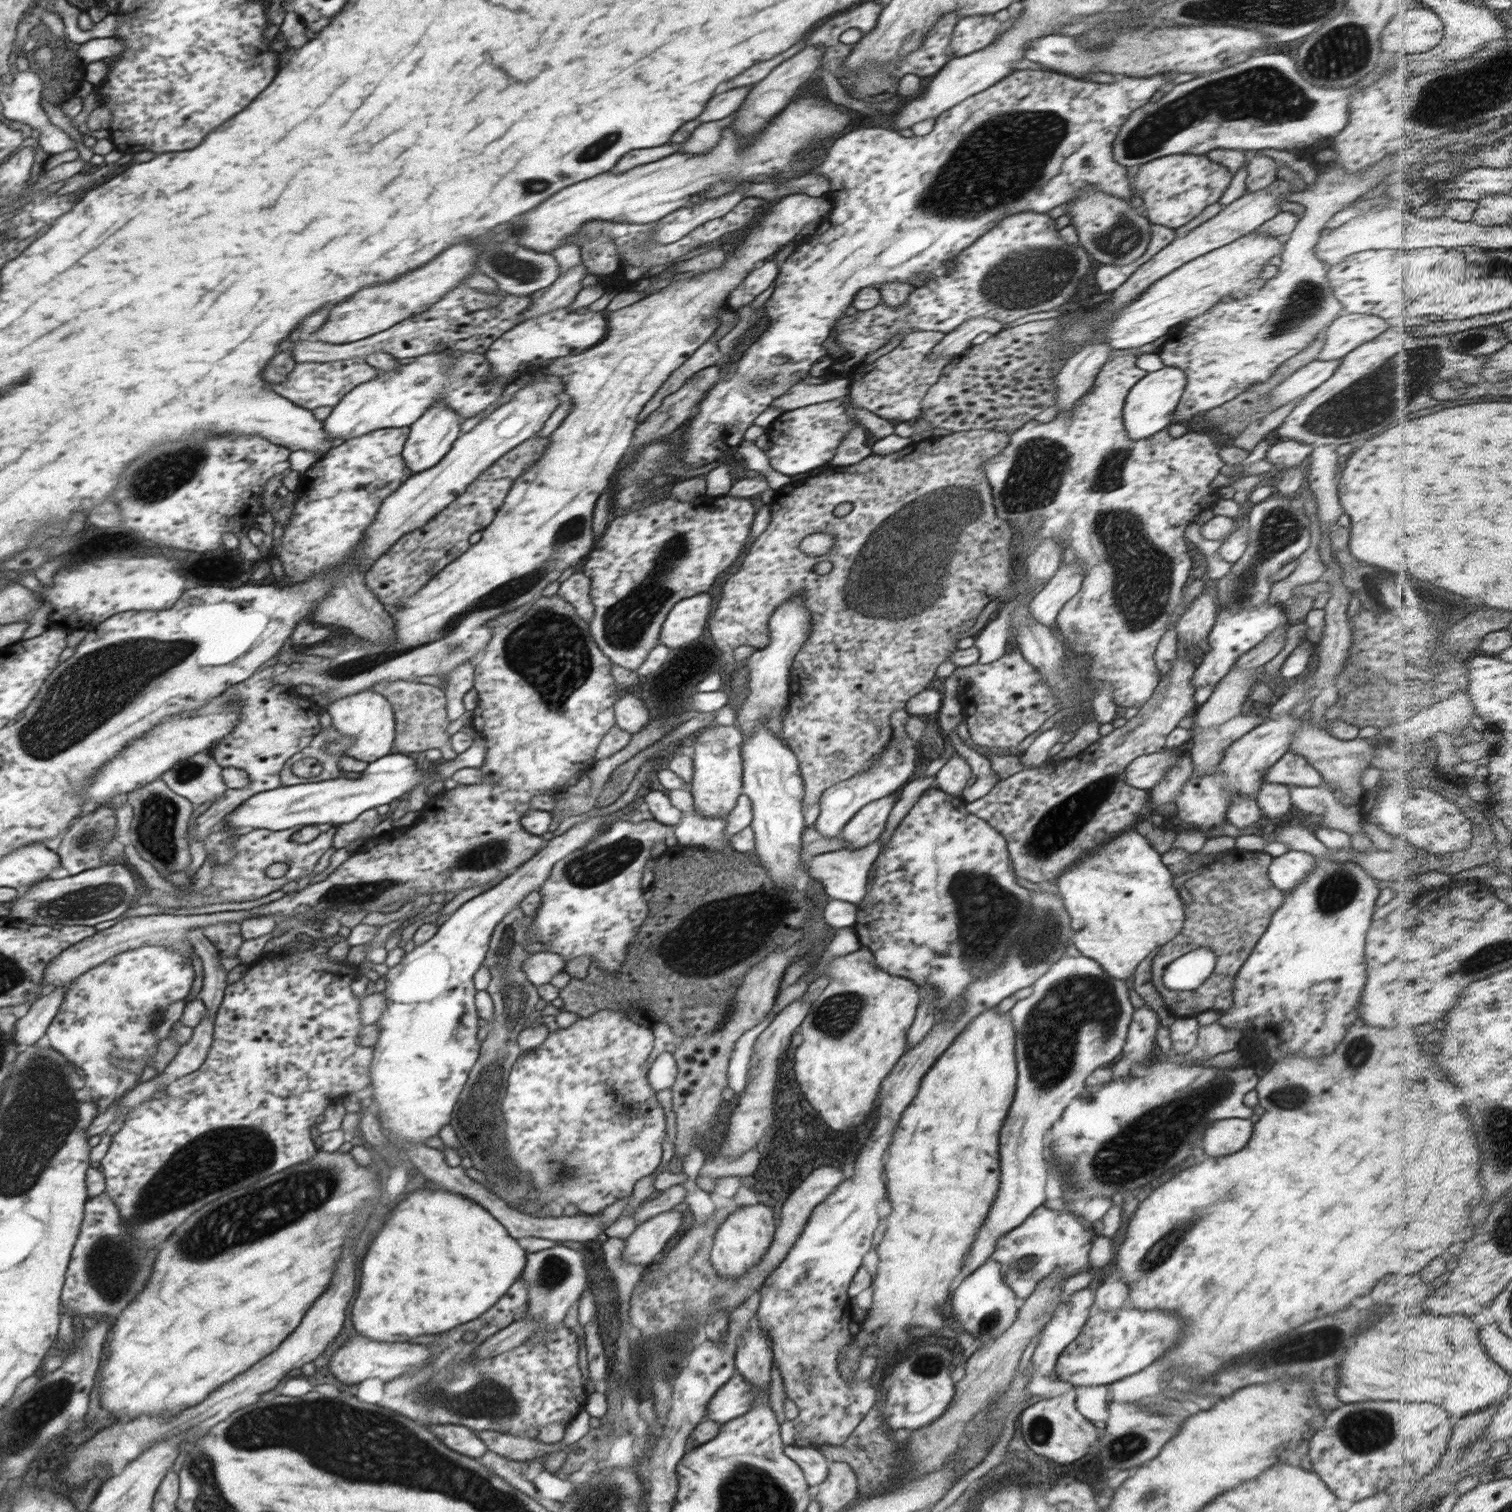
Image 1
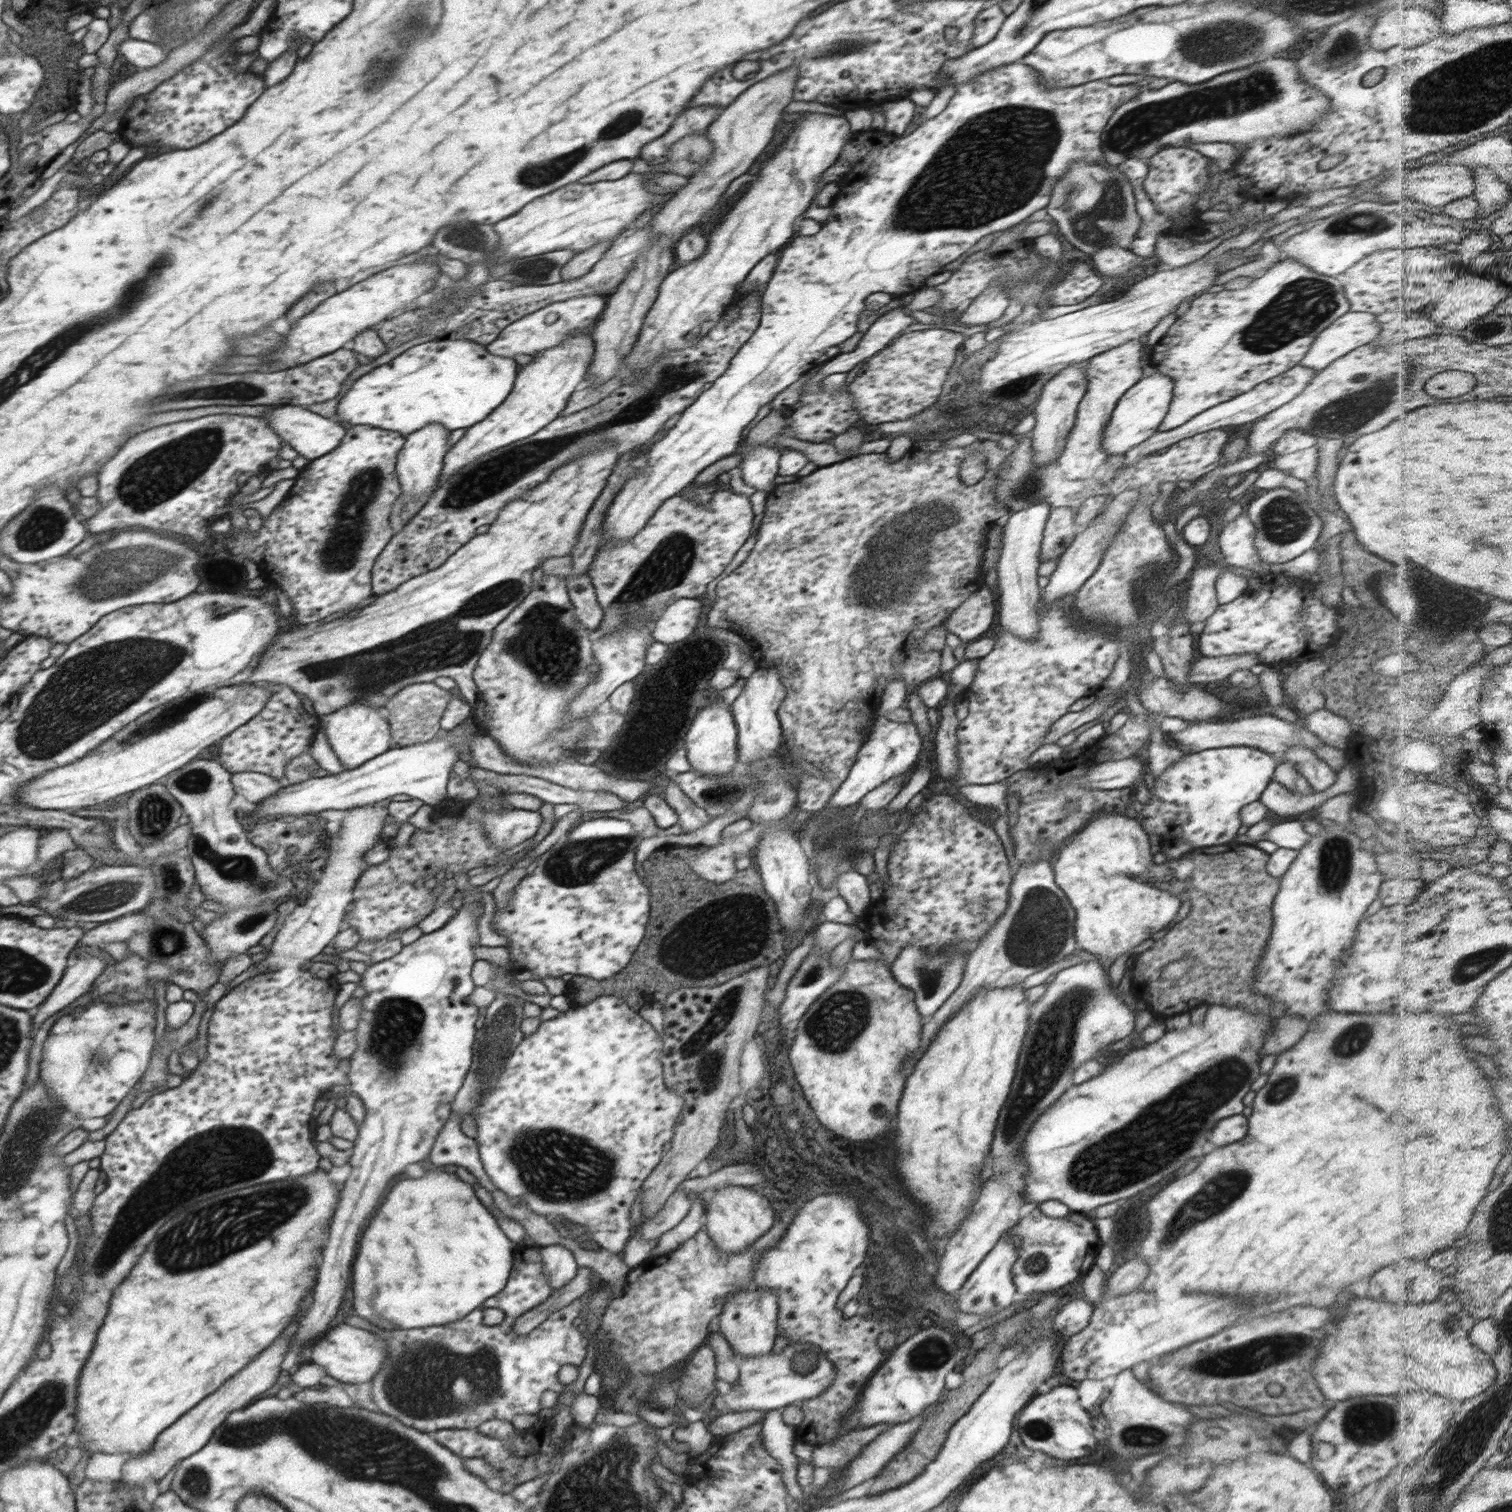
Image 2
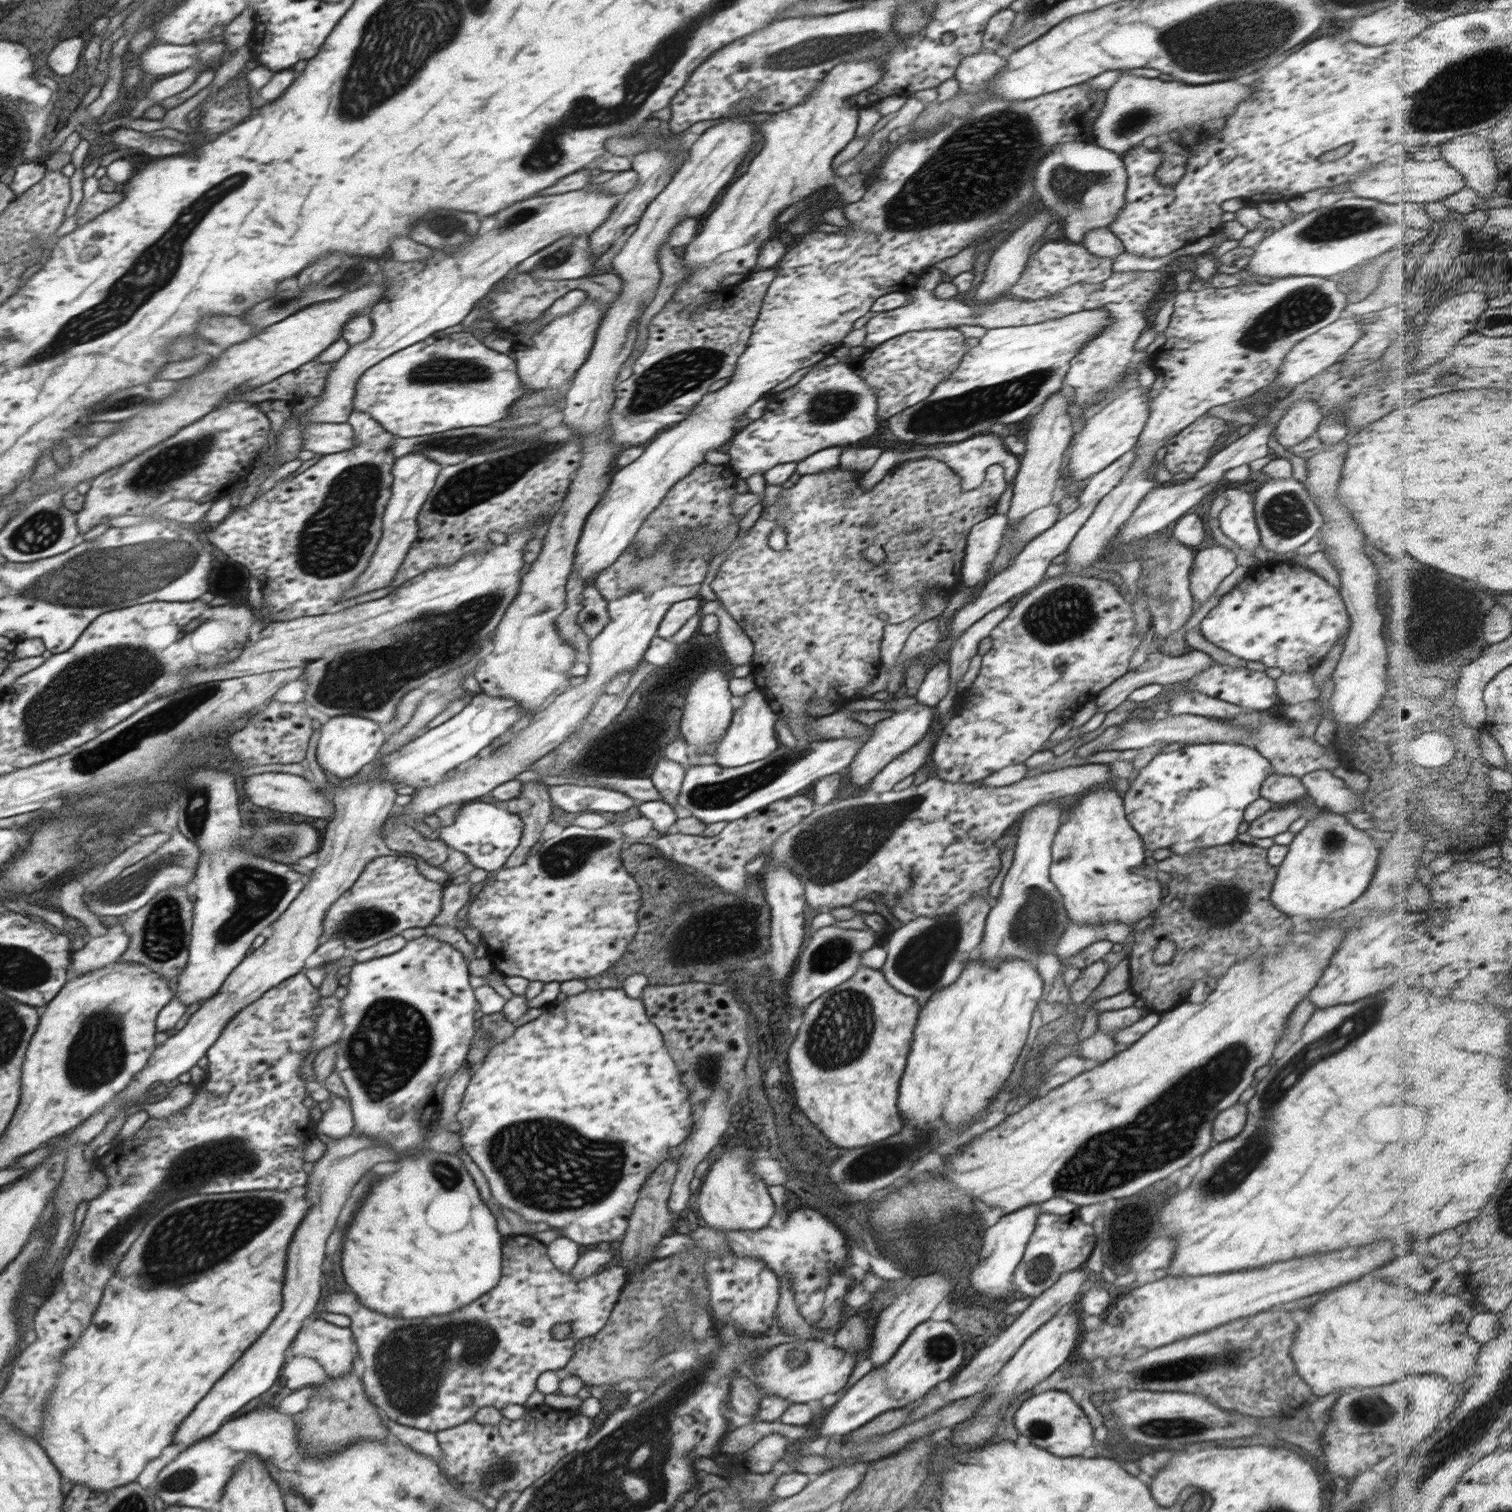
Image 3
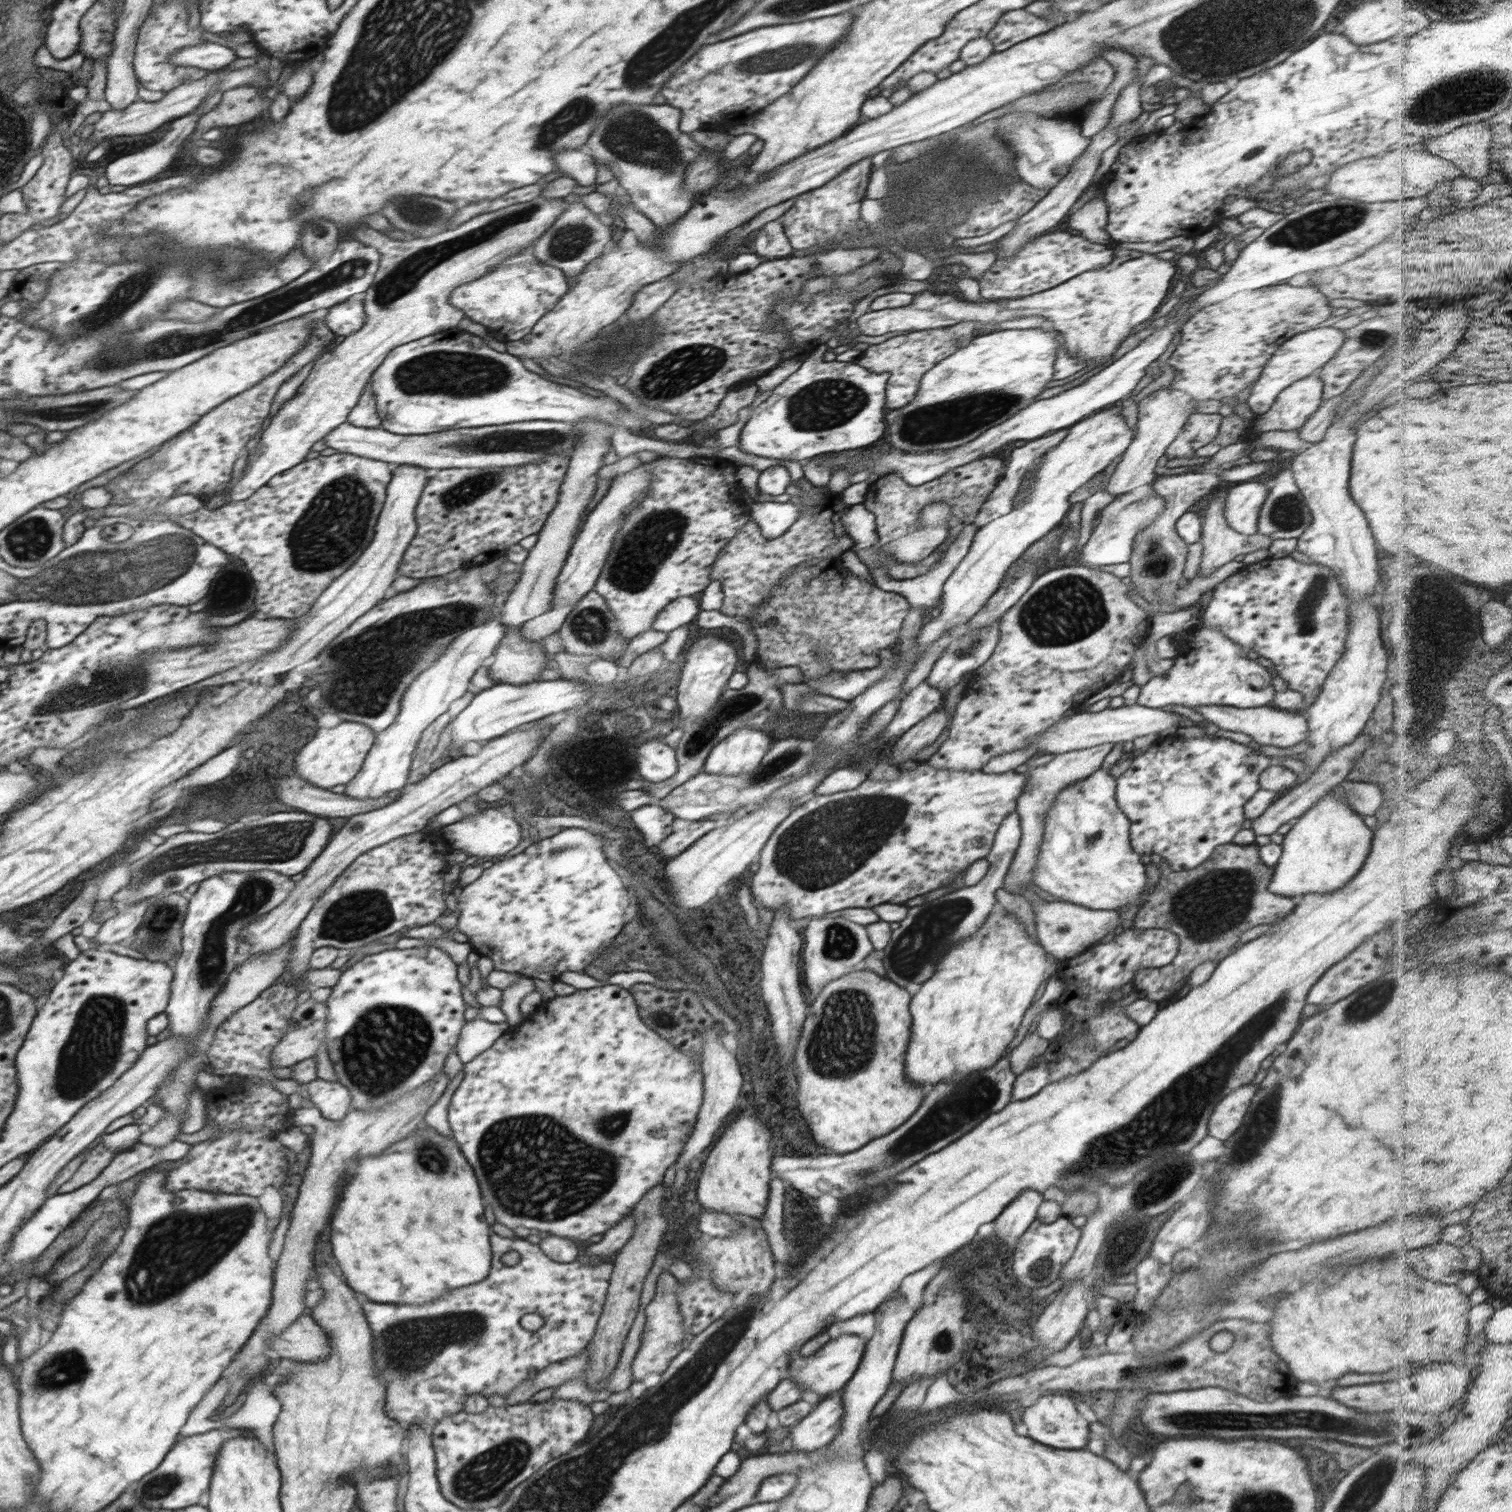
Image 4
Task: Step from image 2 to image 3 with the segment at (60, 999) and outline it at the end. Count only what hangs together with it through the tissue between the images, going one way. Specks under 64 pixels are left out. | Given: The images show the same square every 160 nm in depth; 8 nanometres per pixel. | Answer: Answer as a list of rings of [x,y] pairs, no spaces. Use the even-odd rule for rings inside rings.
[[[109,926],[105,936],[90,939],[82,949],[75,952],[70,978],[99,970],[110,962],[117,962],[126,954],[128,946],[129,936],[125,930],[120,926]]]

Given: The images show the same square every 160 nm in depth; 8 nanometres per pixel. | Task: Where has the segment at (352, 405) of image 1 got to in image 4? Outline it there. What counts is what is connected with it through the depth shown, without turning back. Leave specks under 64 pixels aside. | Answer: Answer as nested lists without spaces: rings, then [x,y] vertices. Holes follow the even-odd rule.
[[[449,330],[403,344],[391,350],[376,367],[370,380],[370,389],[376,401],[382,427],[399,435],[421,435],[456,428],[478,428],[500,424],[524,422],[524,420],[552,420],[574,424],[582,419],[594,419],[610,426],[624,425],[633,431],[641,431],[643,421],[632,411],[621,414],[620,402],[603,396],[595,398],[574,390],[574,386],[560,386],[526,369],[519,357],[498,352],[486,345],[480,336]]]

